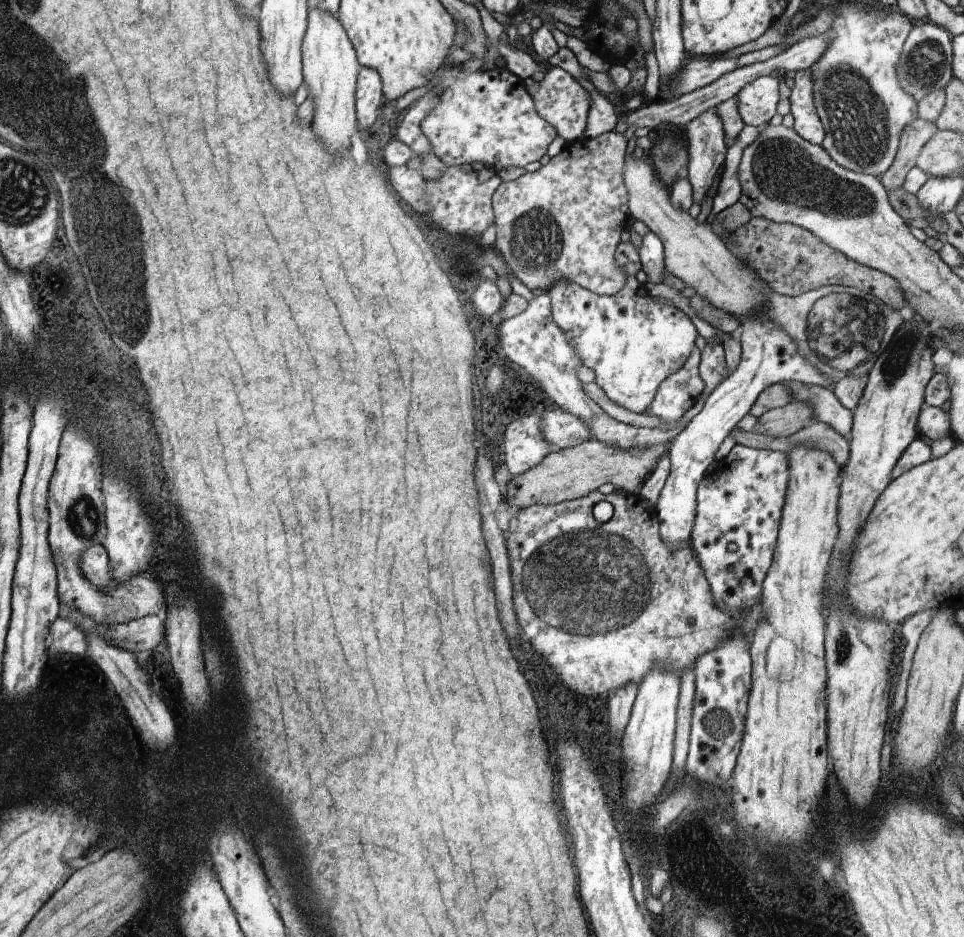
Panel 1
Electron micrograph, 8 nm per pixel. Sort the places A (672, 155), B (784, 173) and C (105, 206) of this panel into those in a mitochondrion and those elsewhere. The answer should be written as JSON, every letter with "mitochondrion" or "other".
{"A":"mitochondrion","B":"mitochondrion","C":"mitochondrion"}

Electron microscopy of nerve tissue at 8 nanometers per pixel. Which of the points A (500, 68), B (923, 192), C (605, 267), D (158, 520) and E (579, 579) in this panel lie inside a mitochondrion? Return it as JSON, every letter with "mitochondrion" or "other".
{"A":"other","B":"other","C":"other","D":"other","E":"mitochondrion"}

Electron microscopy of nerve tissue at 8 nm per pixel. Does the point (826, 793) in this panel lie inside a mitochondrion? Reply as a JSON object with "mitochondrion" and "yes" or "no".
{"mitochondrion":"no"}

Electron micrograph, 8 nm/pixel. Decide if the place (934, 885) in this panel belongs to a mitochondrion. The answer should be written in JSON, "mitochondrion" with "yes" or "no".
{"mitochondrion":"no"}

